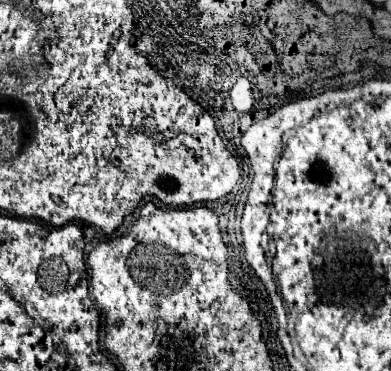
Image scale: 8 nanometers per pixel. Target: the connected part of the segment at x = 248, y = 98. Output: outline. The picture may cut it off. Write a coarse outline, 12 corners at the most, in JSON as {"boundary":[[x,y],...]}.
{"boundary":[[238,78],[230,100],[238,112],[248,112],[254,104],[252,82]]}

